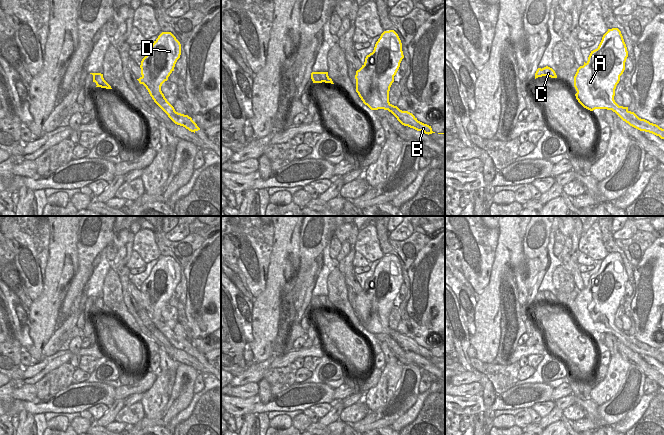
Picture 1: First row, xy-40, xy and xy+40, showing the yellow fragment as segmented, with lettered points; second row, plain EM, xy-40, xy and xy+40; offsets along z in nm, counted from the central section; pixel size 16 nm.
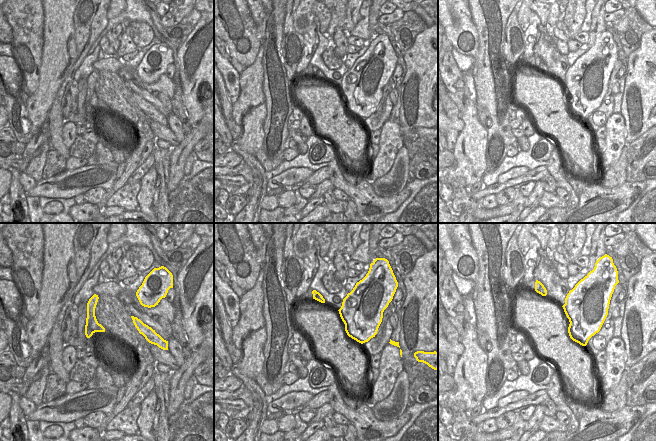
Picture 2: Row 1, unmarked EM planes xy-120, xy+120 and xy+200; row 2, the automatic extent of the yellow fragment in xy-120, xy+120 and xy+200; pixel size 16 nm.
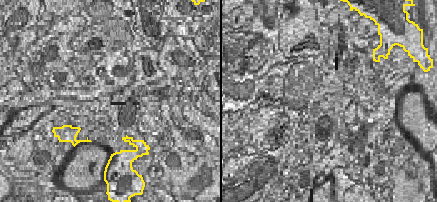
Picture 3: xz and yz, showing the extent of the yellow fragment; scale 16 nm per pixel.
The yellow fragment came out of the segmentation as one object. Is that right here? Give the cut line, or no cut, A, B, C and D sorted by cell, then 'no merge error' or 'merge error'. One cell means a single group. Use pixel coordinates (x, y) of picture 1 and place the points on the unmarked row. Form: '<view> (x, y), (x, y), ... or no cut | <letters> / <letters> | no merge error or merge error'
xy-40 (152, 319), (164, 320) | A D / B C | merge error

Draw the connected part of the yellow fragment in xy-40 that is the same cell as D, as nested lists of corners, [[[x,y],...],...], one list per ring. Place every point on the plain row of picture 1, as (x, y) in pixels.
[[[162,256],[142,283],[140,289],[142,300],[137,304],[146,311],[154,326],[154,319],[164,321],[161,310],[174,295],[180,279],[180,266],[171,256]]]

